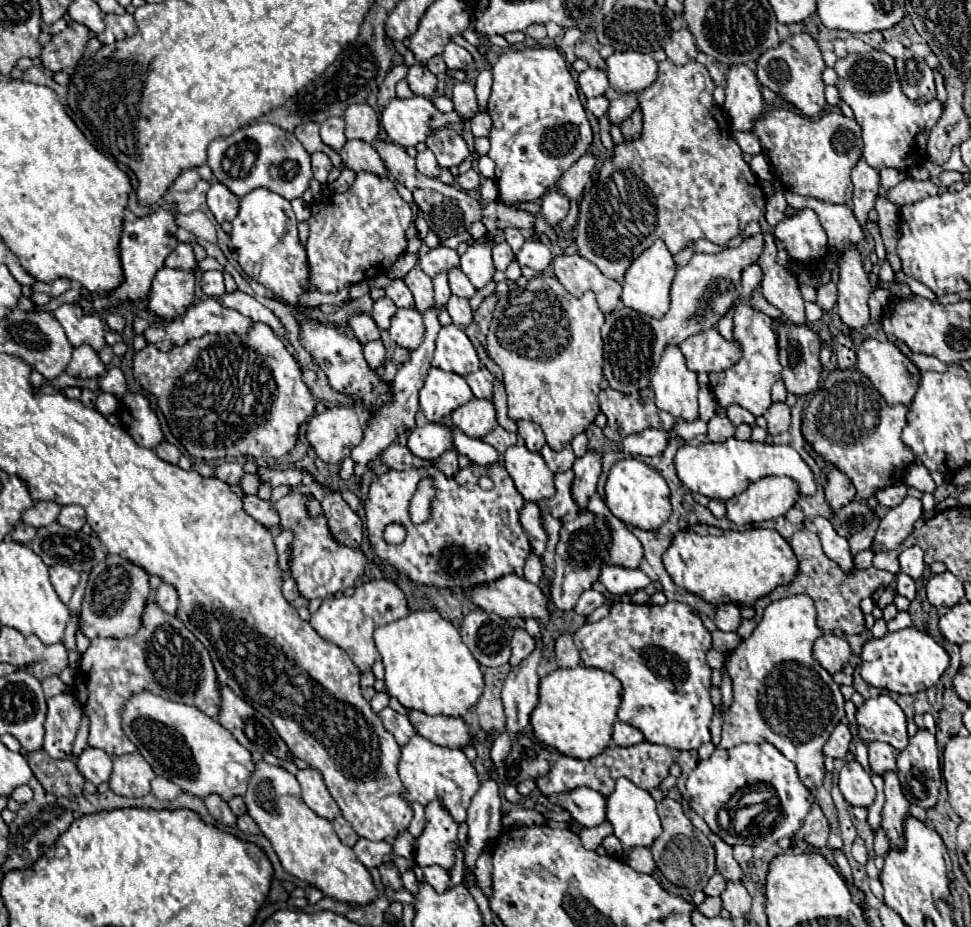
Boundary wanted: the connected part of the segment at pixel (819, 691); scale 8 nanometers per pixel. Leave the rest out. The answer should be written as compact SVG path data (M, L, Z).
M793 595L793 597L783 597L779 601L769 603L753 635L741 641L739 647L733 649L729 655L729 675L733 681L733 705L725 715L723 739L719 743L725 749L731 749L741 743L775 745L797 767L799 779L809 791L815 791L817 787L823 785L823 775L825 775L823 745L829 739L833 727L845 717L843 695L839 691L839 685L811 655L813 643L819 635L823 635L823 631L815 623L815 607L811 597Z

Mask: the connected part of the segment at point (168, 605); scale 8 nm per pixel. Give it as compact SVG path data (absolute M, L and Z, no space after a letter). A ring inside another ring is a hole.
M161 583L159 589L155 591L155 601L161 605L161 609L165 613L175 613L177 611L177 603L179 603L179 595L177 589L171 583Z

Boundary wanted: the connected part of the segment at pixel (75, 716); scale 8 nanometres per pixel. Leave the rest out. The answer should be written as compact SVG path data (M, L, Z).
M55 695L47 699L47 719L45 719L45 743L43 749L53 759L71 757L73 741L81 723L81 703L75 695Z

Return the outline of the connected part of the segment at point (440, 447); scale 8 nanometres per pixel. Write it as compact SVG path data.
M447 421L427 423L425 427L415 427L407 437L407 447L417 457L439 459L445 451L455 449L453 427Z

